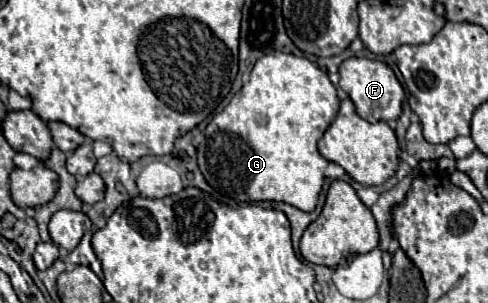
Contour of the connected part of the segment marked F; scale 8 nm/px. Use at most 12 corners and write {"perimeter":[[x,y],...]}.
{"perimeter":[[347,58],[339,88],[367,122],[401,114],[403,86],[379,60]]}

